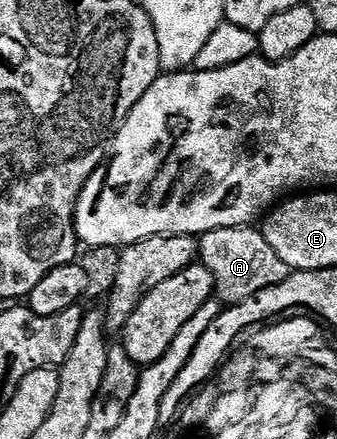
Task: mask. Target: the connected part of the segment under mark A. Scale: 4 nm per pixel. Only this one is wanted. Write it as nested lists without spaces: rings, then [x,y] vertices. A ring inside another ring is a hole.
[[[250,226],[216,228],[201,235],[198,256],[201,265],[206,266],[214,277],[214,293],[217,301],[223,304],[248,300],[270,286],[279,286],[292,273],[290,266],[276,256],[276,251],[272,244],[268,244],[261,229]]]

